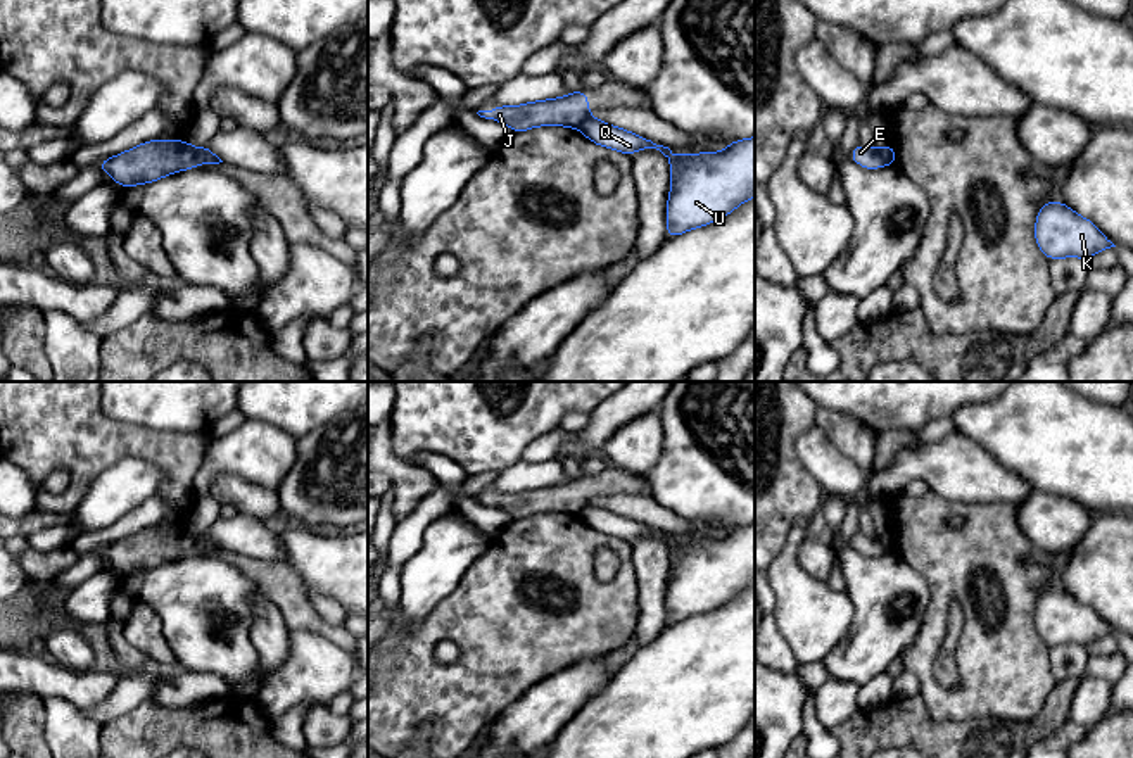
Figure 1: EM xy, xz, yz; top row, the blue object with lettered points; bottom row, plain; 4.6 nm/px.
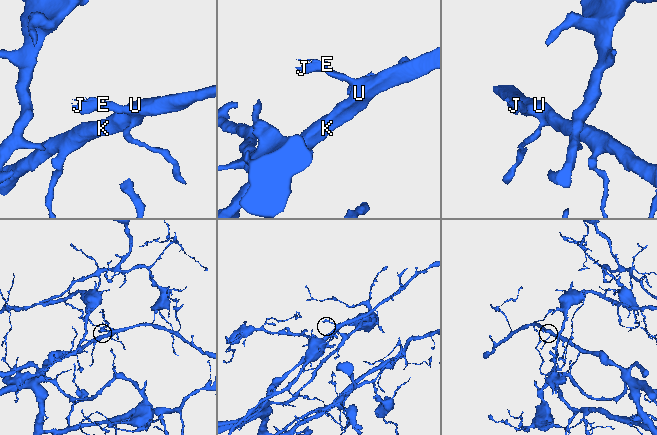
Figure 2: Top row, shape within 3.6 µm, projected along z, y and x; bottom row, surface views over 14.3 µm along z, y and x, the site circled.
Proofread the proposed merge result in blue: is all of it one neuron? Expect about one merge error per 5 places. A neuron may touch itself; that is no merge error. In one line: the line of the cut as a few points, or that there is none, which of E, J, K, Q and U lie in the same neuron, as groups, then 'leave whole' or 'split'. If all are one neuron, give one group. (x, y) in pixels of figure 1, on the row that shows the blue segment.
cut in yz along (878, 149), (886, 164); E J / K Q U; split

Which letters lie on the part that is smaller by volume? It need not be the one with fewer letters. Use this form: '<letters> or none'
E, J

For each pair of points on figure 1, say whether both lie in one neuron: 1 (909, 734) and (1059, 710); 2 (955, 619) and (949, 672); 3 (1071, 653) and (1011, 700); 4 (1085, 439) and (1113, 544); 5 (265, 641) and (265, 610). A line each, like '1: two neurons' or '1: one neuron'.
1: one neuron
2: one neuron
3: two neurons
4: two neurons
5: one neuron

